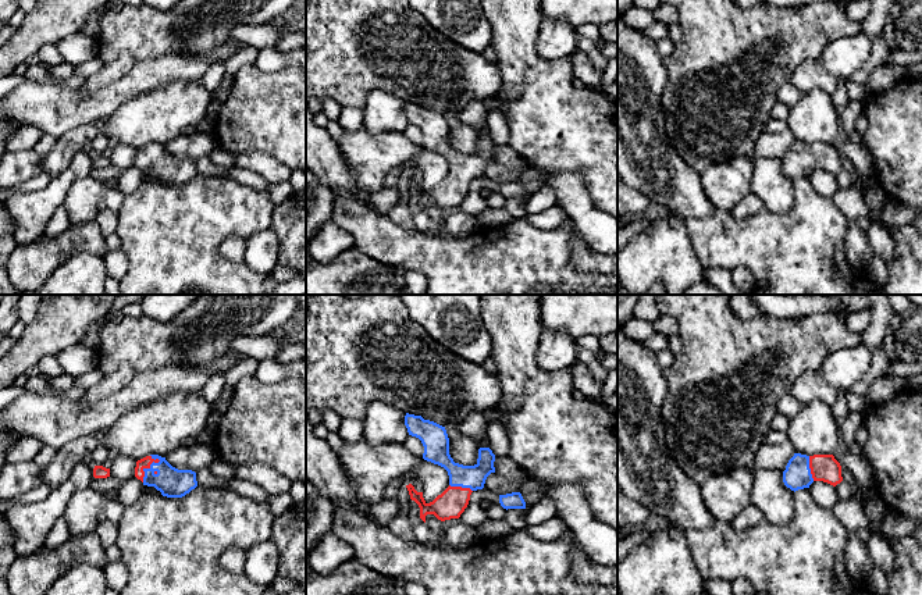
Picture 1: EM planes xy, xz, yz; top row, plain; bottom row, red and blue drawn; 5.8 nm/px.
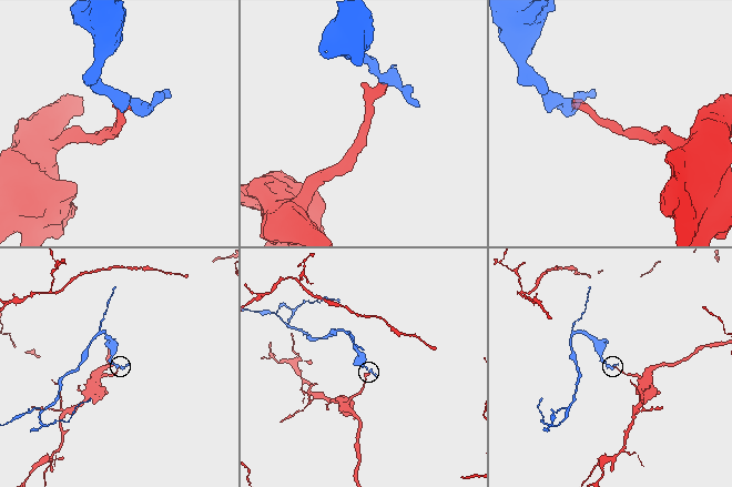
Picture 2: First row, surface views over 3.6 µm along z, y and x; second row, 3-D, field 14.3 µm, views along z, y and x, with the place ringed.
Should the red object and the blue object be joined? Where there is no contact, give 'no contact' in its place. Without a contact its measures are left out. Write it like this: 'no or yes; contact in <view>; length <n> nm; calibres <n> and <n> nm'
yes; contact in xy; length 170 nm; calibres 60 and 170 nm

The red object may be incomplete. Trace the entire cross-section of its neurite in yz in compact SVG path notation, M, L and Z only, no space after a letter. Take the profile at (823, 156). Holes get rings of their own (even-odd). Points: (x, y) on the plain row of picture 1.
M794 142L783 160L783 171L791 179L809 177L814 170L833 175L843 170L841 154L833 143L807 145Z

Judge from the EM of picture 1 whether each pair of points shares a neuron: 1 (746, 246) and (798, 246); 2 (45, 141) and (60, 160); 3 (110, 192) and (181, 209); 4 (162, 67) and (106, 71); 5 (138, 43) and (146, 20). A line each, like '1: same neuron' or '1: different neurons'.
1: same neuron
2: different neurons
3: different neurons
4: different neurons
5: same neuron

